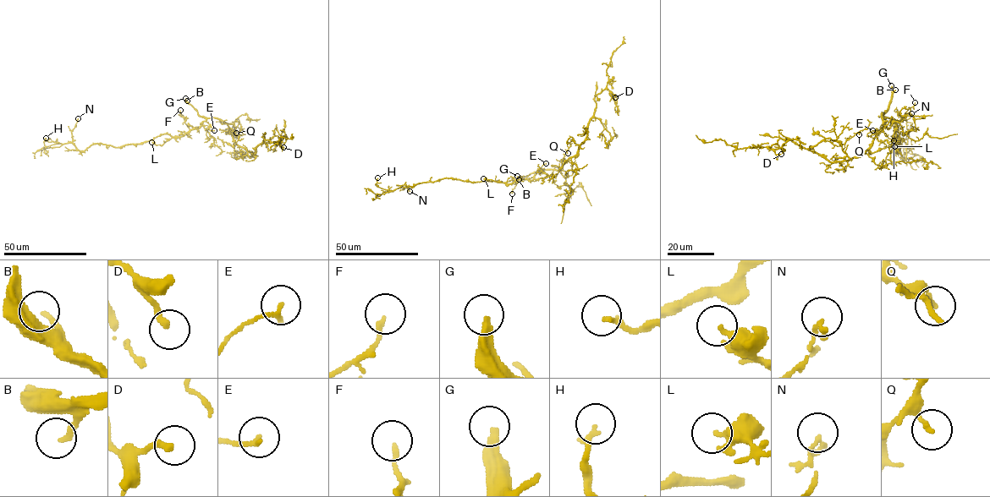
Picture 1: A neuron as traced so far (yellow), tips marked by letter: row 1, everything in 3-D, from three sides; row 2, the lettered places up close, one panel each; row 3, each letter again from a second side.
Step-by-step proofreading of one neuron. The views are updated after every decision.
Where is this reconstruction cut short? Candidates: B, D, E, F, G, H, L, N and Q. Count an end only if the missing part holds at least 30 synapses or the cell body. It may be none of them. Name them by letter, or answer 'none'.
B, G

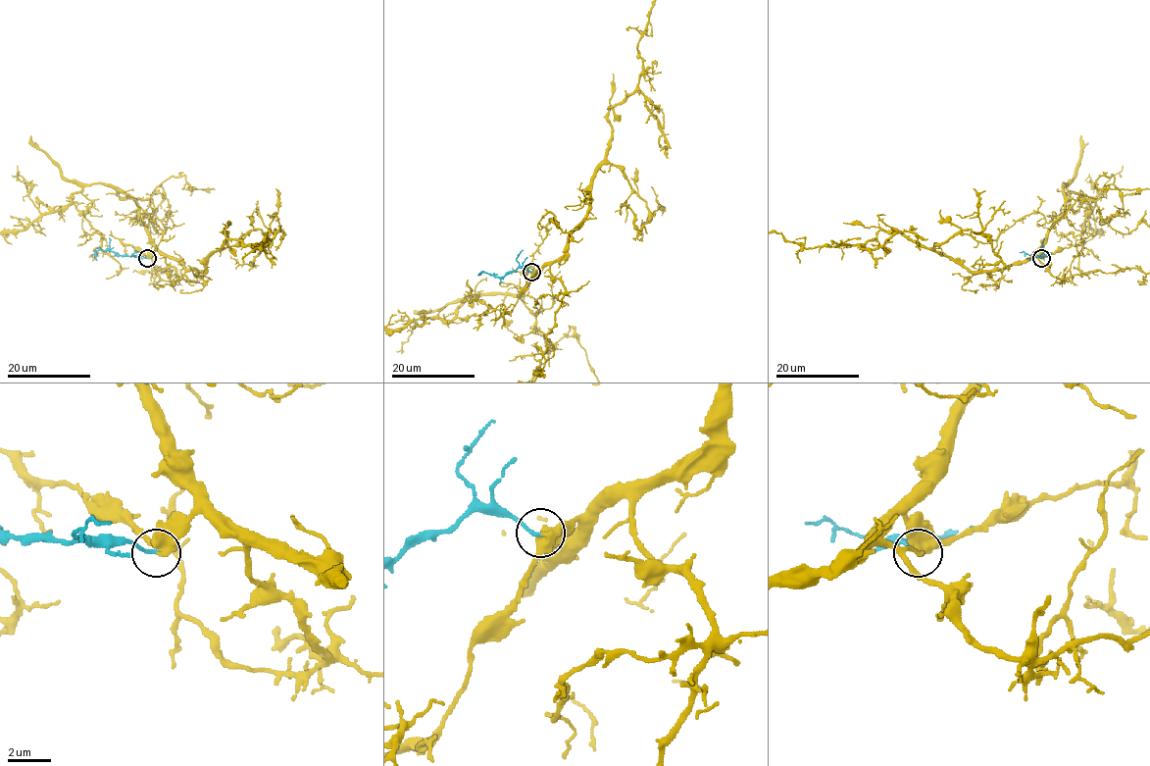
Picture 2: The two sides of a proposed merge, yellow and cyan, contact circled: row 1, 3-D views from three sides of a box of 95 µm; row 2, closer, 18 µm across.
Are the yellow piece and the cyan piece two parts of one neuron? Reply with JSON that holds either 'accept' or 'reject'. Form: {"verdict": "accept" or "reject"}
{"verdict": "accept"}

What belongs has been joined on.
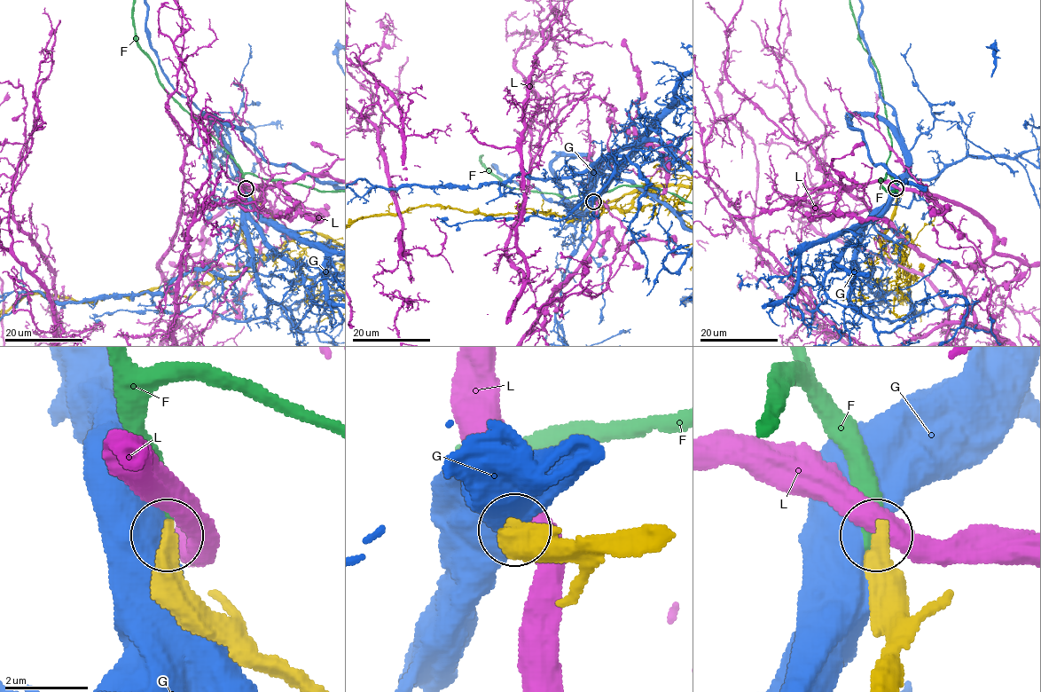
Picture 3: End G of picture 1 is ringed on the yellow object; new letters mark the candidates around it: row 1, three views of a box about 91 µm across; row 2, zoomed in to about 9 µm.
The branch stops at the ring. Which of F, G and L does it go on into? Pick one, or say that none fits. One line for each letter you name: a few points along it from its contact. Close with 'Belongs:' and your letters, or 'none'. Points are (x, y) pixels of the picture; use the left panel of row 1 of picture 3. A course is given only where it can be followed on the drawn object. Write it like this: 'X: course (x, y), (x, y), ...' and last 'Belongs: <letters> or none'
Belongs: F

